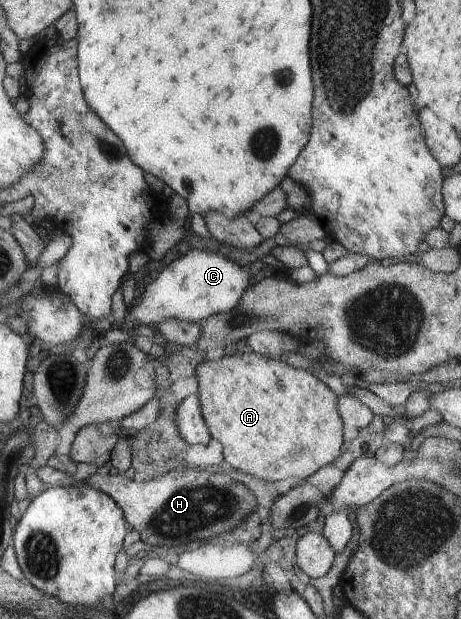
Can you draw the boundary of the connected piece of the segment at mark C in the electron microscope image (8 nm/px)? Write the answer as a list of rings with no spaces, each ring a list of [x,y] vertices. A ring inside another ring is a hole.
[[[200,249],[187,251],[171,265],[167,265],[150,283],[139,301],[131,309],[131,319],[139,325],[155,325],[170,318],[186,322],[200,322],[213,314],[233,309],[247,289],[253,272],[237,265],[229,258]]]

